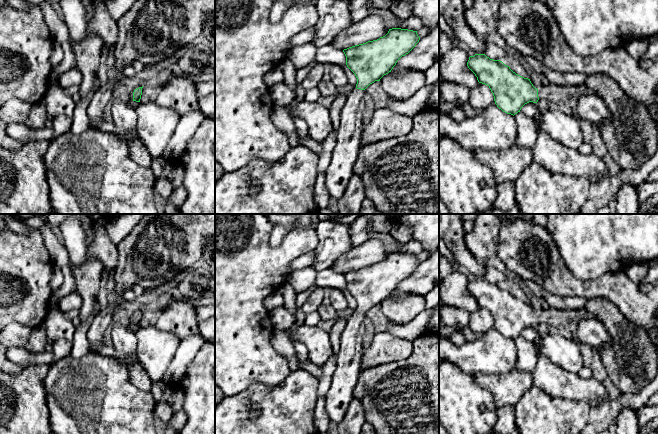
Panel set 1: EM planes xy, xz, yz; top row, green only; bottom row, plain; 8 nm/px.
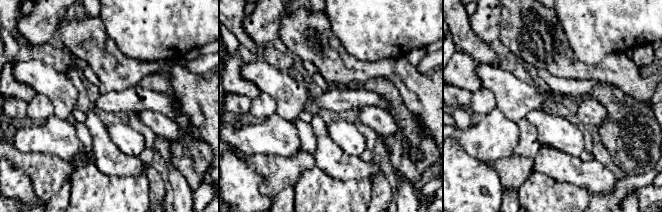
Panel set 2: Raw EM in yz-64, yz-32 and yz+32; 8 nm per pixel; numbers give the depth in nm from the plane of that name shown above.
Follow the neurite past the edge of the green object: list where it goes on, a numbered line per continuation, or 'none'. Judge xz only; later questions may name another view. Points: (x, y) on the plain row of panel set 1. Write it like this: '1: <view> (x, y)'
1: xz (340, 394)

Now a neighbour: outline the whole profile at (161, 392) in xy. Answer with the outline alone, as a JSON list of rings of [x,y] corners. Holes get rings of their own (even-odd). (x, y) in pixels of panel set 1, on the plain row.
[[[163,381],[153,382],[150,392],[156,402],[169,402],[173,388],[166,385]]]

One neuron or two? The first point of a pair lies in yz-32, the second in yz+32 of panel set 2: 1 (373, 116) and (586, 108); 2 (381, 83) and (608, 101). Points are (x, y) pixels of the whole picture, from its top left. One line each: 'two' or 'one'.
1: one
2: one

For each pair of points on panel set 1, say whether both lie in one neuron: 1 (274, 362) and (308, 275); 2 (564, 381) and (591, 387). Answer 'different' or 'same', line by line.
1: different
2: same

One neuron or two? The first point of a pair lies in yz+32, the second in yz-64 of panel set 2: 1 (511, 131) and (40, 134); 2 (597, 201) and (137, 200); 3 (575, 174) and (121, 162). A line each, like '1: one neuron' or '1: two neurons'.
1: one neuron
2: two neurons
3: one neuron

